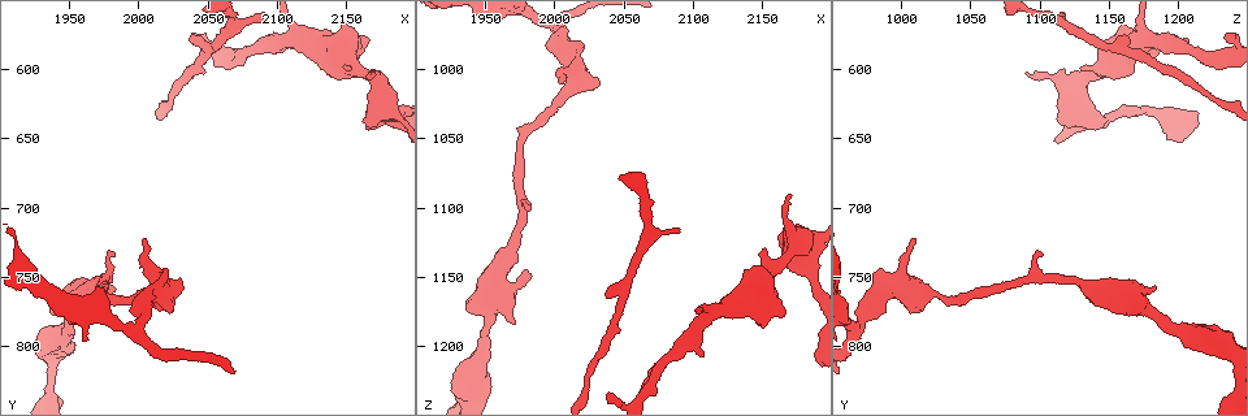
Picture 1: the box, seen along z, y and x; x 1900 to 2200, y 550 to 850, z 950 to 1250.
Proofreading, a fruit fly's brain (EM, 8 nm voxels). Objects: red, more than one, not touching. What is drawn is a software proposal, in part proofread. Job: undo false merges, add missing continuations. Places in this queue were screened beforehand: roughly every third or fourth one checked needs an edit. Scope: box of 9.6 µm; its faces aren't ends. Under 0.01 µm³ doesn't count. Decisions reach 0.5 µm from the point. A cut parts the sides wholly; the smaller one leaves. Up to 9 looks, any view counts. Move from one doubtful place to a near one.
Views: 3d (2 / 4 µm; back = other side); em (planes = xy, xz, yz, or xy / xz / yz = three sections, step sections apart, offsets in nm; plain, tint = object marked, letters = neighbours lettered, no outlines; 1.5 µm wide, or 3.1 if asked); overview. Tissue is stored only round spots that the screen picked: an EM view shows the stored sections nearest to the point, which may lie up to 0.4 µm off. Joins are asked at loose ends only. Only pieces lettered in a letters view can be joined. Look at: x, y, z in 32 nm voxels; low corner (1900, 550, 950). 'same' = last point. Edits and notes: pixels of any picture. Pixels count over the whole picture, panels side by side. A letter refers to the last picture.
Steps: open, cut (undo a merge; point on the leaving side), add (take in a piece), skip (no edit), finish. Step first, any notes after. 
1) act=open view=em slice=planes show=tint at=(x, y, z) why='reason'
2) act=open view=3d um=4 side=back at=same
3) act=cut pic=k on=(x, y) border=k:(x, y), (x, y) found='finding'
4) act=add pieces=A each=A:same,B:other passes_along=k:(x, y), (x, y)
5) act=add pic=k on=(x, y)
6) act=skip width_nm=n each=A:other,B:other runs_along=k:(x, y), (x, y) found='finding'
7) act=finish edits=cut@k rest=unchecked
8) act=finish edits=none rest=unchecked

act=open view=3d um=4 side=back at=(1938, 778, 1168) why='free end'

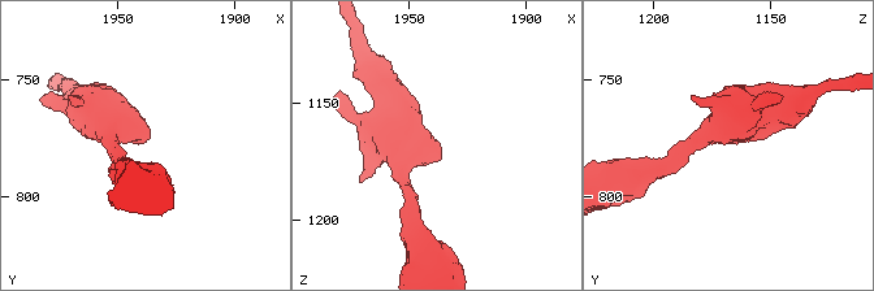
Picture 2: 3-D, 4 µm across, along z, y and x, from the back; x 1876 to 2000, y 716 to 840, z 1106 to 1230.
act=open view=em slice=yz step=8 show=tint at=(1939, 778, 1171) why='need the tissue'

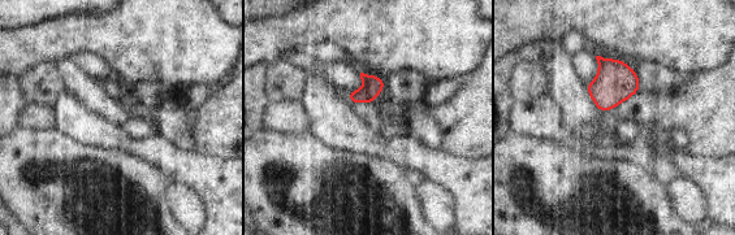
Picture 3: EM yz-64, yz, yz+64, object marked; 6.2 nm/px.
act=open view=em slice=planes show=letters at=same why='cut it another way'

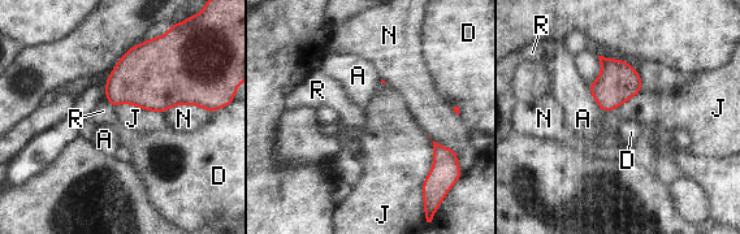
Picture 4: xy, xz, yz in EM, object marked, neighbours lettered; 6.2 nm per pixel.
act=skip each=A:other,D:other,J:other,N:other,R:other border=4:(428, 135), (432, 168), (422, 191) found='none of them fits'

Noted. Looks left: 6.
act=open view=3d um=2 side=back at=(1978, 748, 1100) why='branch point'

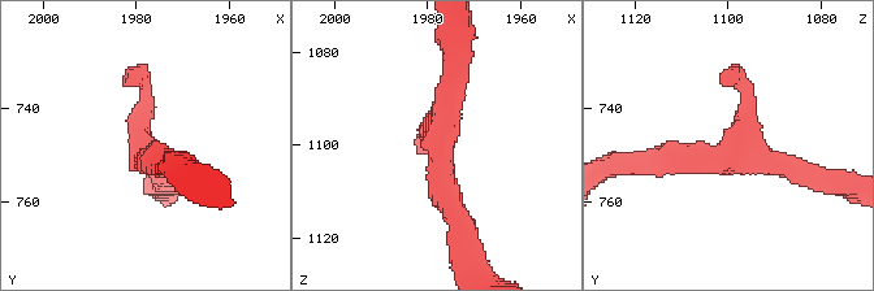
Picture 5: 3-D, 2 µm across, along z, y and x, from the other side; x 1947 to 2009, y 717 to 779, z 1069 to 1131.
act=open view=em slice=planes show=tint at=(1977, 750, 1099) why='shape alone is not enough'

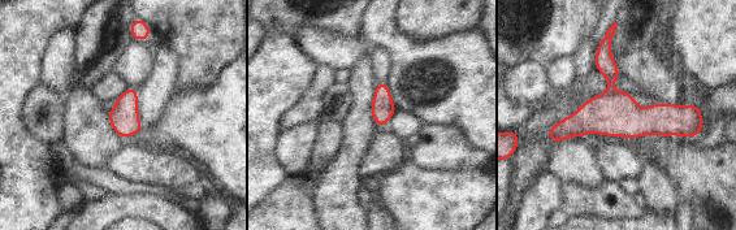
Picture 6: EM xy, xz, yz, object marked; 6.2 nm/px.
act=open view=em slice=planes show=letters at=same

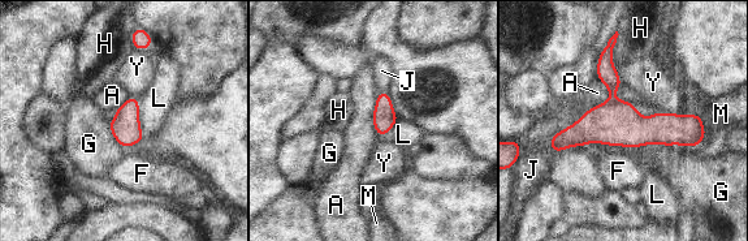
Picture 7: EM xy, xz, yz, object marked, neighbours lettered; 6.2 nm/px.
act=skip each=A:other,F:other,G:other,H:other,J:other,L:other,M:other,Y:other border=7:(108, 124), (111, 134), (117, 141) found='continuous, no second neuron'

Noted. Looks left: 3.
act=open view=em slice=planes show=tint at=(2038, 578, 1166)

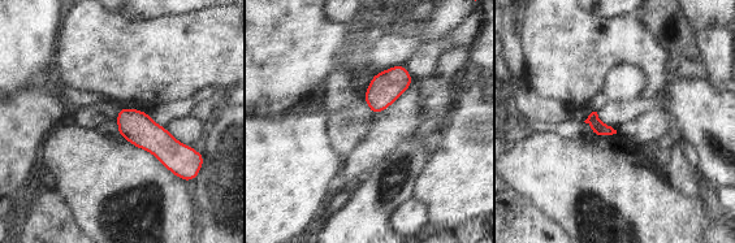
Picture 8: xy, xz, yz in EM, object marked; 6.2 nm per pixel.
act=open view=em slice=planes show=letters at=same why='see the neighbours'

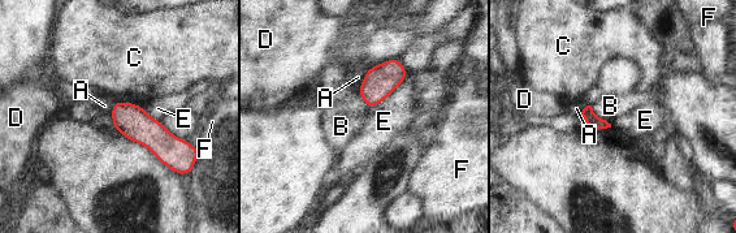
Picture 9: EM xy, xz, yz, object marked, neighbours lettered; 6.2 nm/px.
act=skip each=A:other,B:other,C:other,D:other,E:other,F:other border=9:(591, 106), (596, 115), (610, 124) found='none of them fits'

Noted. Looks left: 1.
act=open view=em slice=xy step=4 show=letters at=(2168, 604, 1092) why='an open end'

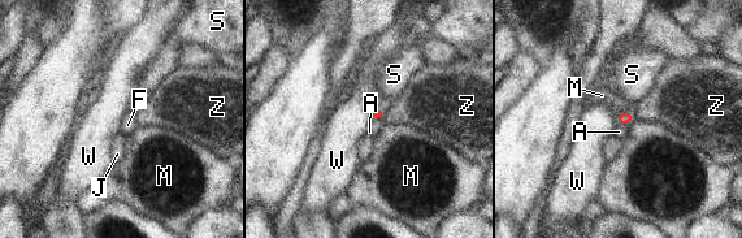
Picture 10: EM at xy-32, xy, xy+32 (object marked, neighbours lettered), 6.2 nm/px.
act=skip longest_contact=M:100nm each=A:other,F:other,J:other,M:other,S:other,W:other,Z:other found='no lettered piece goes on from it'

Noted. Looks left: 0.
act=finish edits=none rest=unchecked

